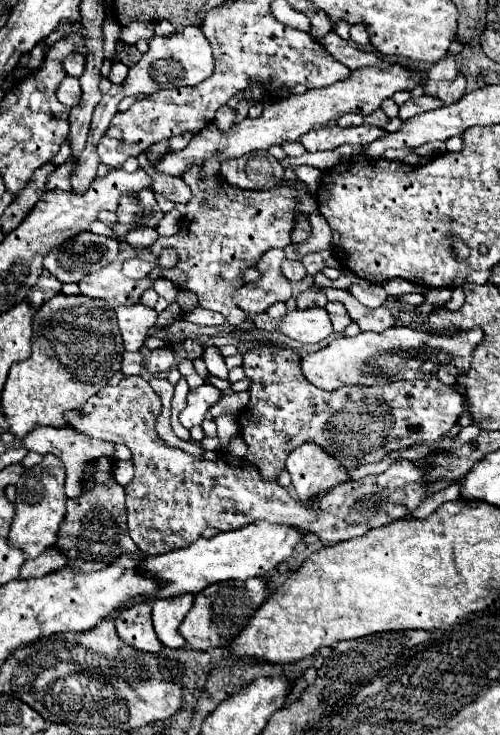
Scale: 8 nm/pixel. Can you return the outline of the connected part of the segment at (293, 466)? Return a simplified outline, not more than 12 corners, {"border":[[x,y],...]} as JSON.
{"border":[[315,443],[287,457],[287,471],[299,495],[309,501],[349,473]]}

